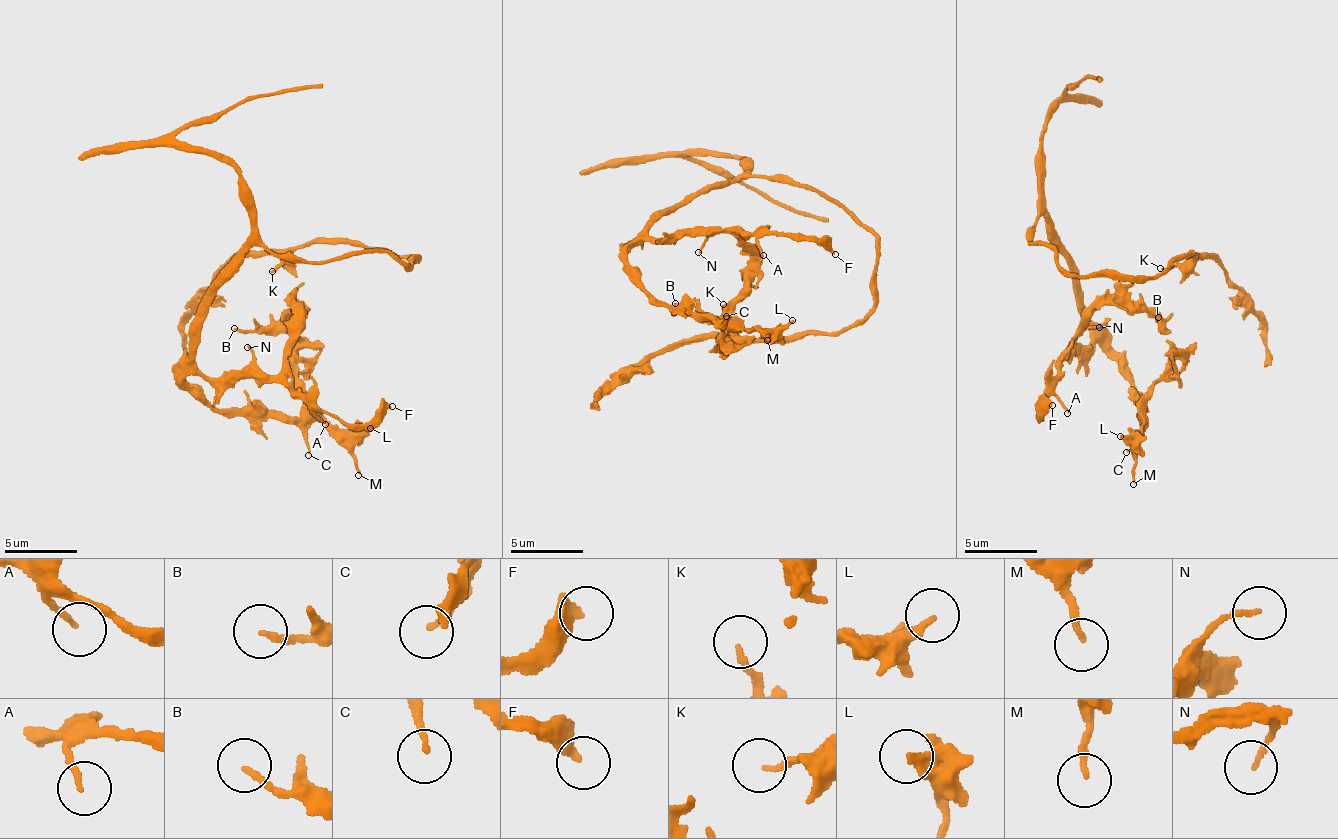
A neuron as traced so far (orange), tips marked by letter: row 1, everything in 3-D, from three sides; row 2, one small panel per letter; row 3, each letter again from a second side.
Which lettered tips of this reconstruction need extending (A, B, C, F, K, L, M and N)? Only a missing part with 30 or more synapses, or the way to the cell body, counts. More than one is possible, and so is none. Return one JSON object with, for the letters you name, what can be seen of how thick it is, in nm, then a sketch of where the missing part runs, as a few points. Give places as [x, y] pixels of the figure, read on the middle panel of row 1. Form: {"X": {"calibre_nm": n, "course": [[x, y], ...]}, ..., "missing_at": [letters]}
{"missing_at": []}

